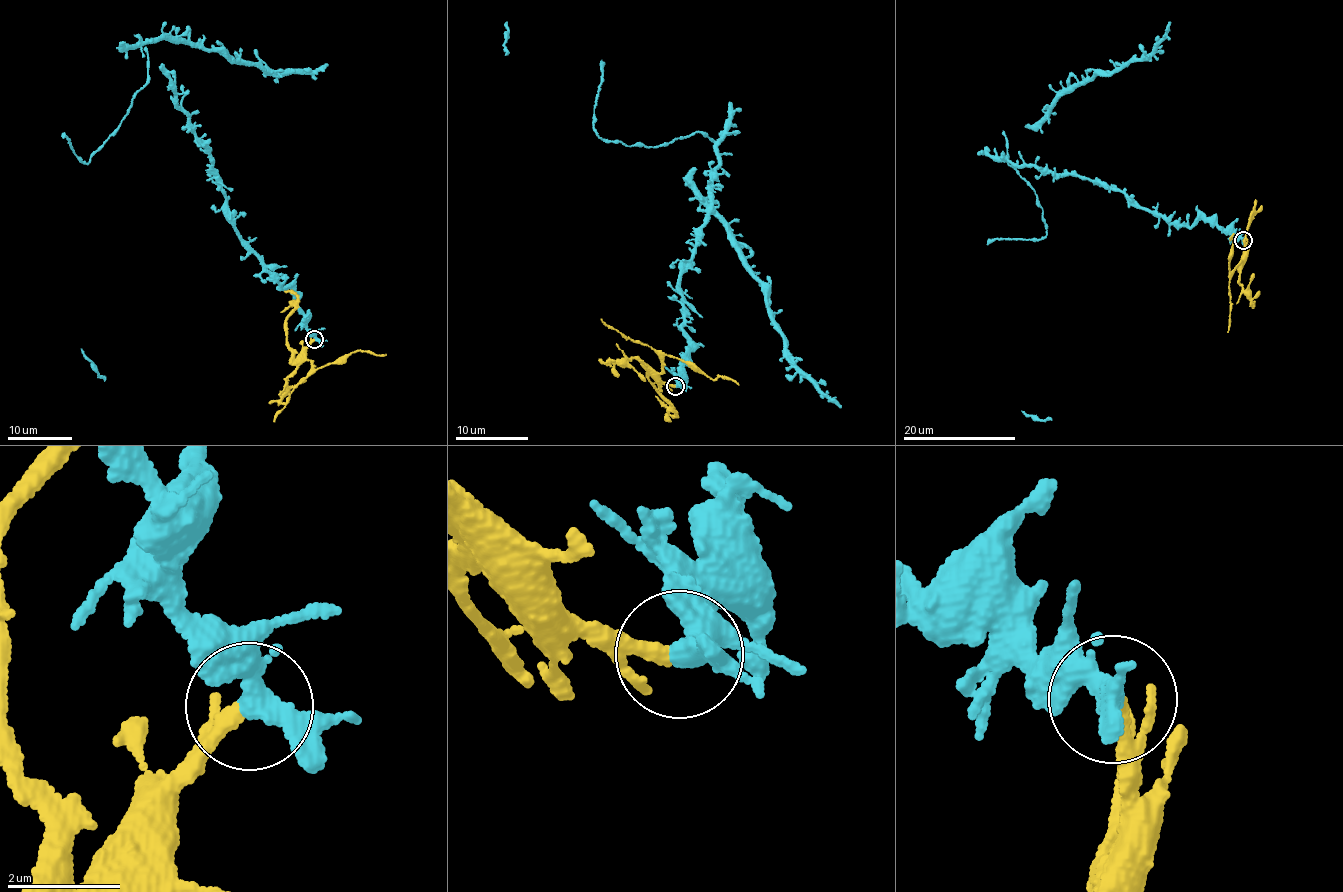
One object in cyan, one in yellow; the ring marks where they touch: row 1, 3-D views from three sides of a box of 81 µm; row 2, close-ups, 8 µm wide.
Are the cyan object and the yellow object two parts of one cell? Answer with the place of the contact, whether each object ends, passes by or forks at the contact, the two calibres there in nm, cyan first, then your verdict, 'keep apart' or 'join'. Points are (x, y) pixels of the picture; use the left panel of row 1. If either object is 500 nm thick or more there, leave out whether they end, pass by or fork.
at (314, 339); cyan forks there; yellow passes by; 280 nm thick on the cyan side, 190 nm on the other; keep apart

